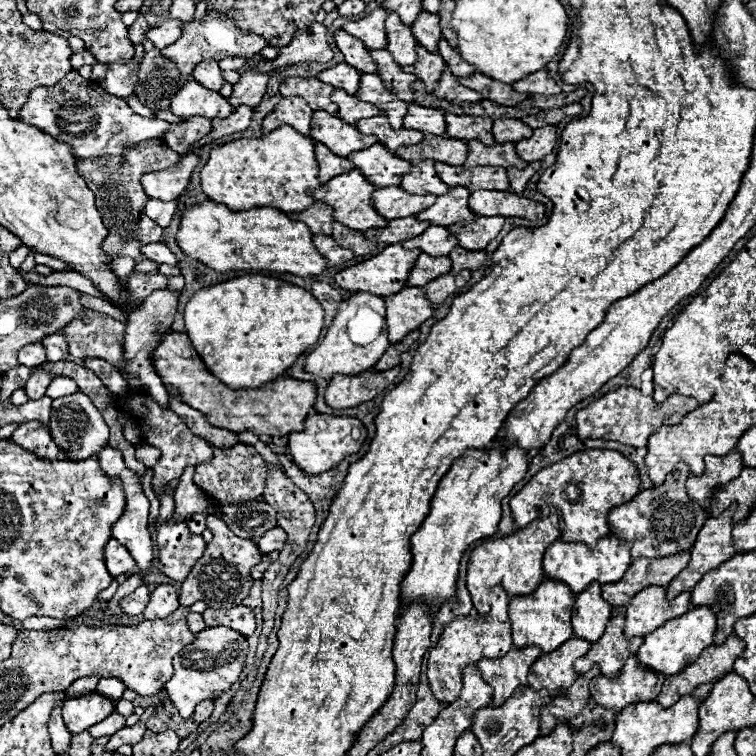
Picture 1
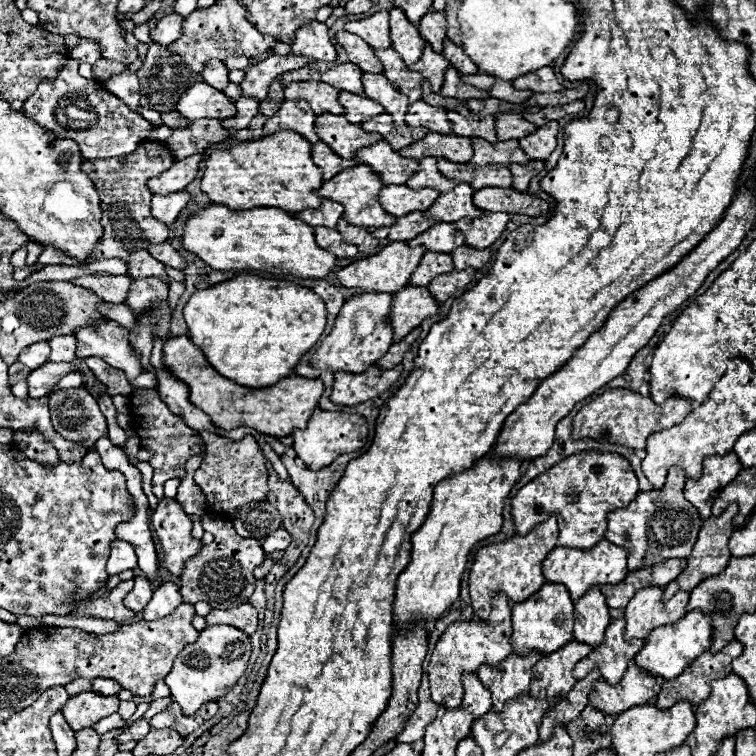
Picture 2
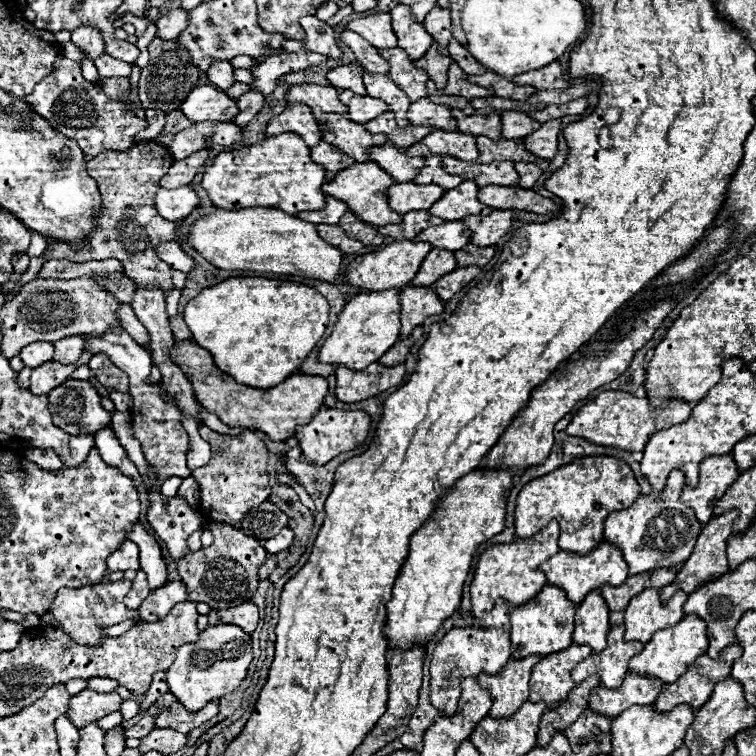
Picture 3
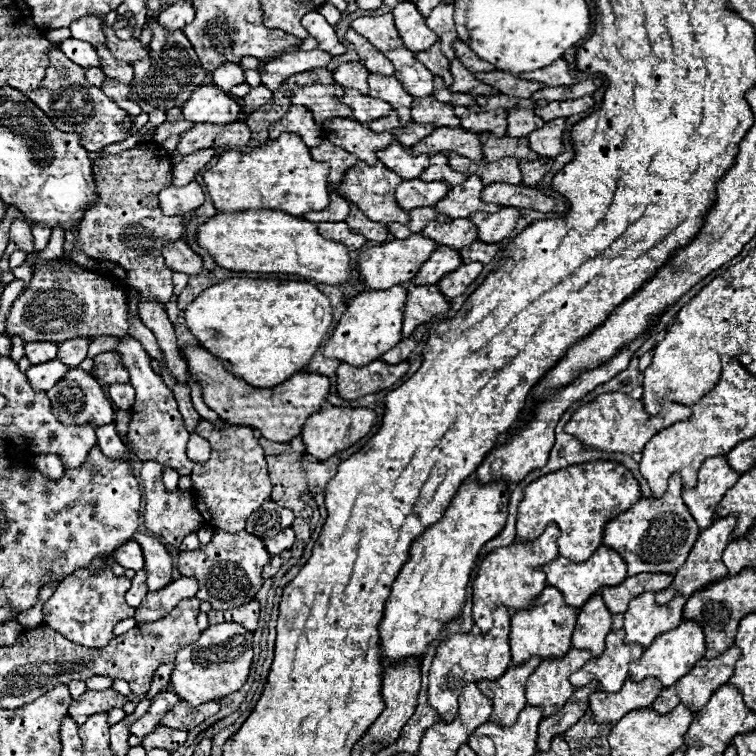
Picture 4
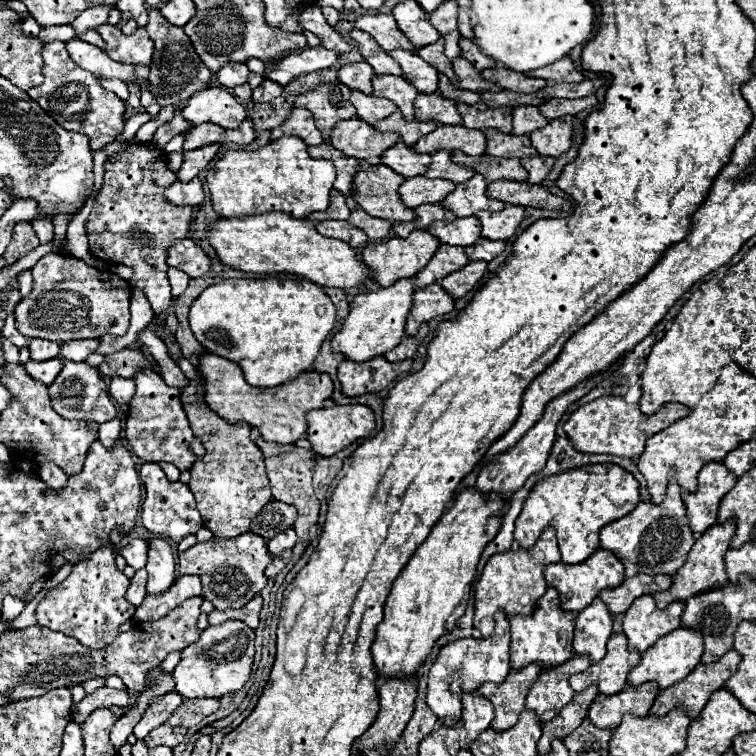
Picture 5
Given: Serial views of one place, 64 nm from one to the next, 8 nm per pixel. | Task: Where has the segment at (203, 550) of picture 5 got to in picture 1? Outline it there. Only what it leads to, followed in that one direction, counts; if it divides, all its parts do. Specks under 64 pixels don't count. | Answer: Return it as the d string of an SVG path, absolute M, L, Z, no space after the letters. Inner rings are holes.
M208 516L206 526L214 532L214 540L208 542L204 556L194 564L188 578L182 582L180 606L192 606L194 602L202 600L210 608L234 608L236 604L242 604L242 600L248 596L254 582L250 576L250 568L260 564L262 554L252 540L240 540L238 536L232 536L232 532L220 518Z

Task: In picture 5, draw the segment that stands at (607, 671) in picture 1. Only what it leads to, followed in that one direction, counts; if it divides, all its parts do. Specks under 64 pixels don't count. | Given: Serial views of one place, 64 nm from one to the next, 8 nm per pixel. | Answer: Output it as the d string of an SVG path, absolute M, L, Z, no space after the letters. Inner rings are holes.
M612 634L606 644L606 656L600 662L588 666L588 670L570 678L570 686L580 692L590 684L596 684L600 694L618 694L628 678L628 672L640 662L640 652L630 650L624 634Z

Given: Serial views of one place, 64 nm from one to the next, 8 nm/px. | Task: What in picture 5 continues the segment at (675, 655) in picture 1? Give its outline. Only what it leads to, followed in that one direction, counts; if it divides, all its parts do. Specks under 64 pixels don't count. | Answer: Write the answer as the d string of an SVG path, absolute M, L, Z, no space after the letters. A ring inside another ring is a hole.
M678 628L678 630L658 638L656 644L642 654L640 664L636 664L630 670L628 682L638 686L638 684L644 684L644 682L656 680L660 688L674 686L680 680L684 680L684 676L688 676L692 672L692 668L696 668L696 664L700 664L702 652L704 652L704 638L702 638L702 634L698 630L692 630L692 628Z

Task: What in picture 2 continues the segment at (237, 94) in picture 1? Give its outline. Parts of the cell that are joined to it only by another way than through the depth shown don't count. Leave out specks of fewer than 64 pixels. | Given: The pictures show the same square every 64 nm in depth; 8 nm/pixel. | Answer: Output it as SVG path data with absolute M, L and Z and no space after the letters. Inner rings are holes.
M270 56L266 60L258 62L256 66L252 66L246 72L244 80L238 84L240 90L242 90L242 96L262 102L268 94L270 82L276 76L280 76L284 72L290 72L290 70L296 70L296 68L302 68L308 62L312 62L312 60L300 58L300 56Z

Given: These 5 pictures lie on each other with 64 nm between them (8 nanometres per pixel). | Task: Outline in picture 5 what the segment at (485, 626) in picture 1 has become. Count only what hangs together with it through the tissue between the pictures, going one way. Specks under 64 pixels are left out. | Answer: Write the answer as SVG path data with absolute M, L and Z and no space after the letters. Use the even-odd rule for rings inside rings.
M504 610L494 614L496 628L490 638L462 638L446 644L436 662L430 668L428 676L428 706L436 712L444 726L454 726L460 720L462 712L462 694L476 690L484 682L504 680L510 672L510 620Z

